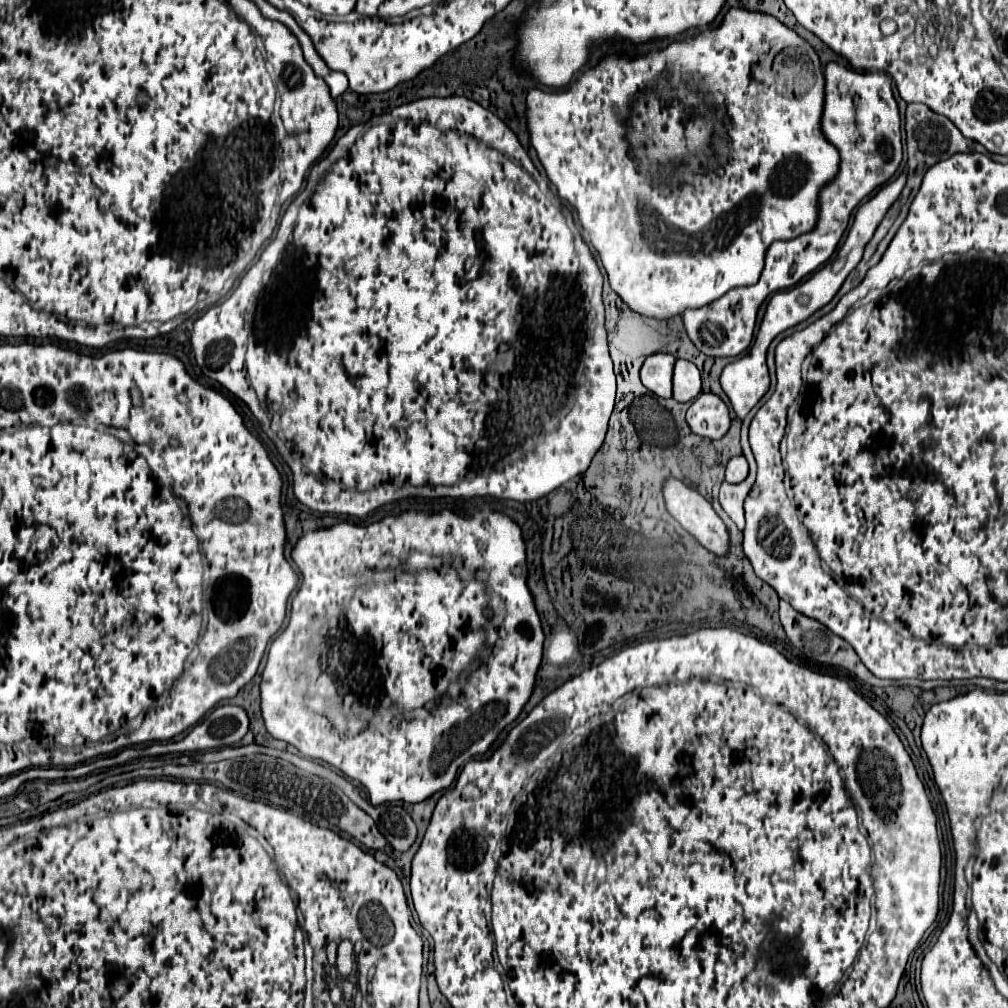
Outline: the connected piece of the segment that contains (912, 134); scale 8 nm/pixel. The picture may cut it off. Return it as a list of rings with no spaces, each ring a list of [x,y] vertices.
[[[909,103],[907,105],[907,113],[905,113],[905,131],[907,131],[907,153],[909,153],[909,179],[907,179],[907,187],[899,197],[899,205],[903,205],[909,197],[909,193],[913,191],[913,185],[917,185],[917,181],[923,179],[925,171],[935,165],[941,159],[951,157],[953,153],[969,153],[969,151],[983,151],[979,143],[969,141],[967,137],[961,135],[961,131],[943,115],[931,111],[927,105],[923,103]]]

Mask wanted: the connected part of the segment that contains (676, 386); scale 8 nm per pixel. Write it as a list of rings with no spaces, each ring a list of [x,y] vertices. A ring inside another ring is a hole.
[[[677,359],[675,375],[673,375],[673,399],[679,403],[687,403],[695,399],[701,391],[701,373],[699,369],[685,359]]]

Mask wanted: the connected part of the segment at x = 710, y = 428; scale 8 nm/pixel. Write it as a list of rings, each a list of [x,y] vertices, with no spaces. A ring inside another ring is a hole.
[[[701,393],[687,409],[687,423],[701,437],[721,439],[731,425],[729,409],[715,393]]]

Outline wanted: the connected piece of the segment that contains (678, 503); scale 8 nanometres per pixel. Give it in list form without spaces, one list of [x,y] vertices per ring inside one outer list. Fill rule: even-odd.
[[[667,477],[665,483],[663,483],[663,497],[665,497],[667,511],[681,523],[683,529],[687,529],[699,543],[703,543],[715,555],[725,555],[727,553],[727,547],[729,547],[727,529],[725,529],[723,521],[719,519],[719,515],[713,511],[711,503],[701,493],[697,493],[695,487],[683,483],[681,479]]]

